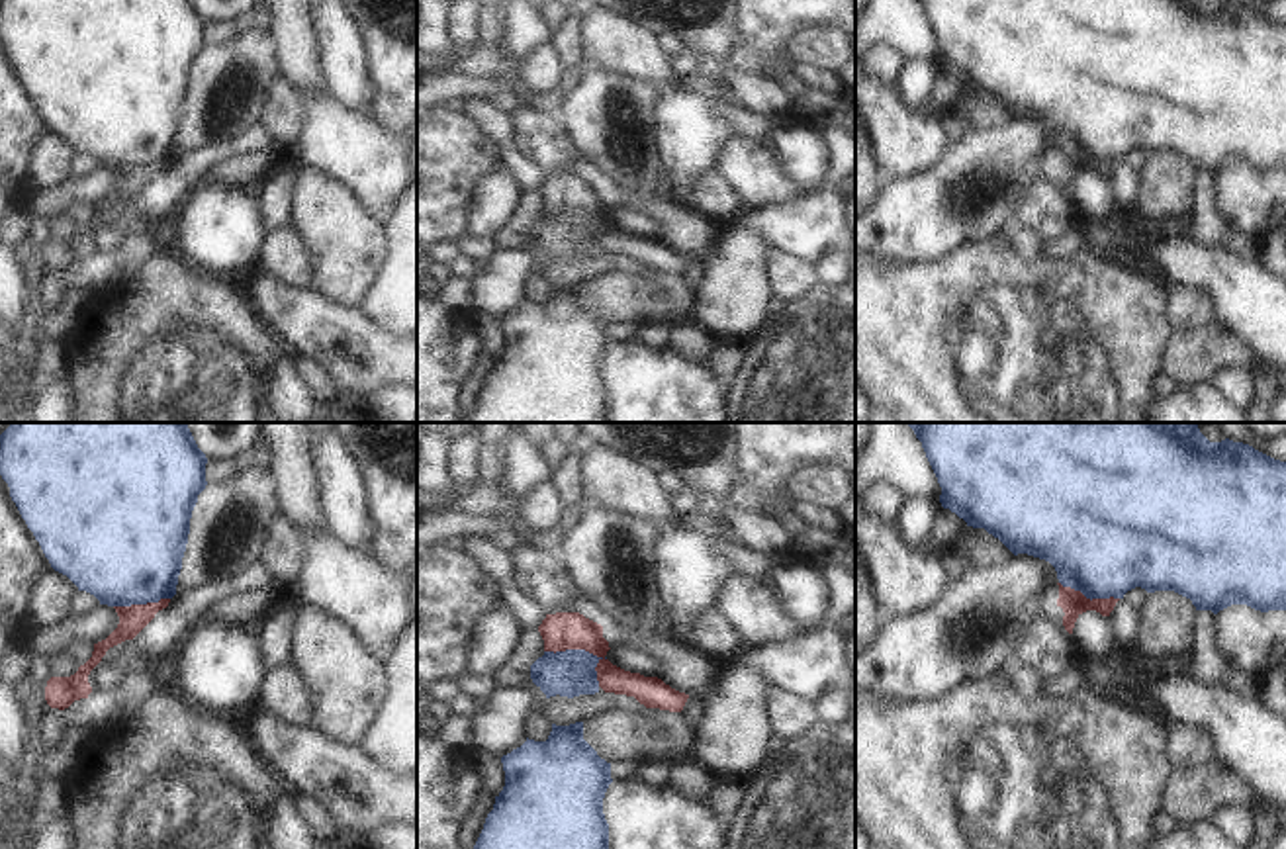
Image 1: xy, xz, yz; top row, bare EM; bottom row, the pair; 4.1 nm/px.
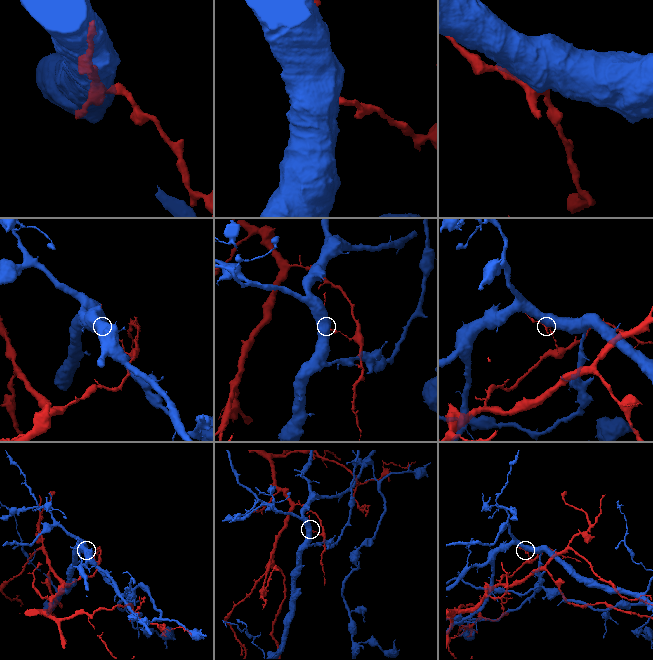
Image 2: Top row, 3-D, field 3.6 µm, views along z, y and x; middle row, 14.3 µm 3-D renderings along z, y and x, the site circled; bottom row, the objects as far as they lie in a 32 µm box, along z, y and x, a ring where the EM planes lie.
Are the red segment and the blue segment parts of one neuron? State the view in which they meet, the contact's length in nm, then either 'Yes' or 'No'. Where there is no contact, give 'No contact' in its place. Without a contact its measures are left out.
Touches red in xz. Shared border 280 nm. No.

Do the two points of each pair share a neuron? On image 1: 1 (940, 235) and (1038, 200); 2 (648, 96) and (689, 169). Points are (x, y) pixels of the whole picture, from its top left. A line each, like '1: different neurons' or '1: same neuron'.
1: different neurons
2: different neurons

